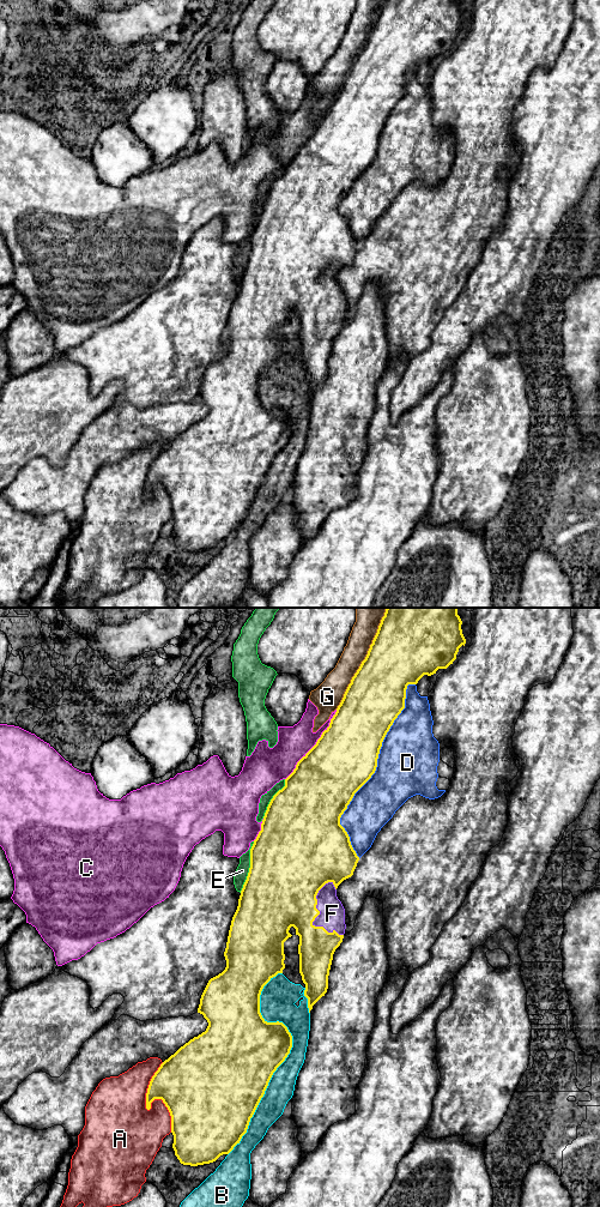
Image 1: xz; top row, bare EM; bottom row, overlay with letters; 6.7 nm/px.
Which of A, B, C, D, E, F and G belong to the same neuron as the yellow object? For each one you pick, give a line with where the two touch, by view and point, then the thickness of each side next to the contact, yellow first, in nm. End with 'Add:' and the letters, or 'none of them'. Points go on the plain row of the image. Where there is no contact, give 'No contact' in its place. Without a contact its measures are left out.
F: Touches yellow at xz (316, 302). Thickness 420 nm (yellow) against 180 nm
Add: F

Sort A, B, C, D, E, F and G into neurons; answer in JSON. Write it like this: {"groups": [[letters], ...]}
{"groups": [["A"], ["B"], ["C"], ["D"], ["E"], ["F"], ["G"]]}

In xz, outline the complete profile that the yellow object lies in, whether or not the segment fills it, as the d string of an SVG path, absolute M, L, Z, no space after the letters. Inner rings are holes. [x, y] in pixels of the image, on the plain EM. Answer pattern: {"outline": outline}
{"outline": "M384 0L329 113L297 149L285 165L285 173L271 186L261 217L250 235L249 259L231 307L224 338L226 354L208 367L200 385L198 399L204 402L208 412L160 451L146 479L147 496L154 485L162 485L170 499L172 535L181 550L198 553L213 549L240 530L273 459L290 440L291 420L283 409L267 409L262 404L260 381L263 373L285 355L284 328L292 322L289 319L291 313L299 322L299 360L305 370L309 399L327 379L333 340L343 328L346 315L345 295L337 283L337 274L353 261L359 247L347 218L340 211L340 204L354 180L375 159L382 128L405 95L407 72L417 71L424 61L431 62L438 55L447 55L456 46L459 35L465 32L461 11L457 0Z"}

